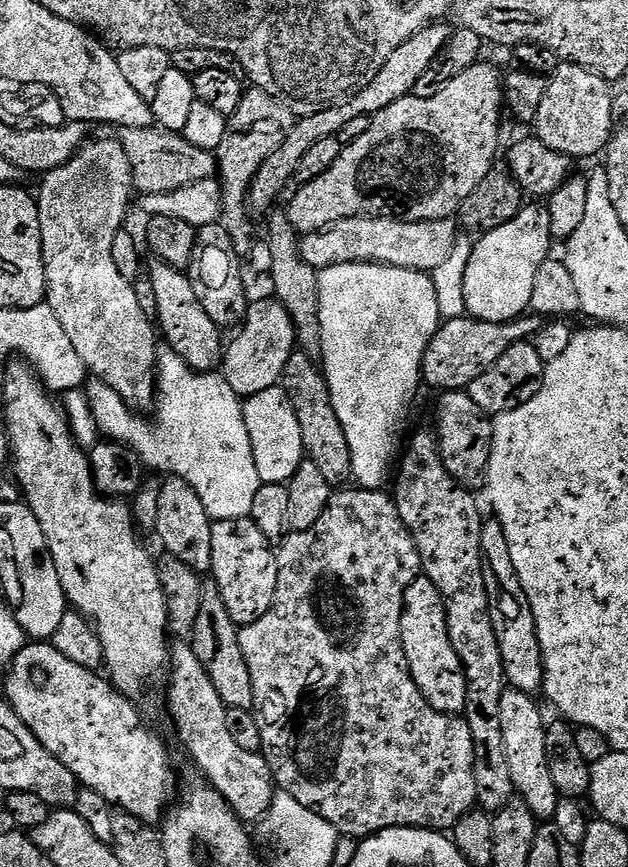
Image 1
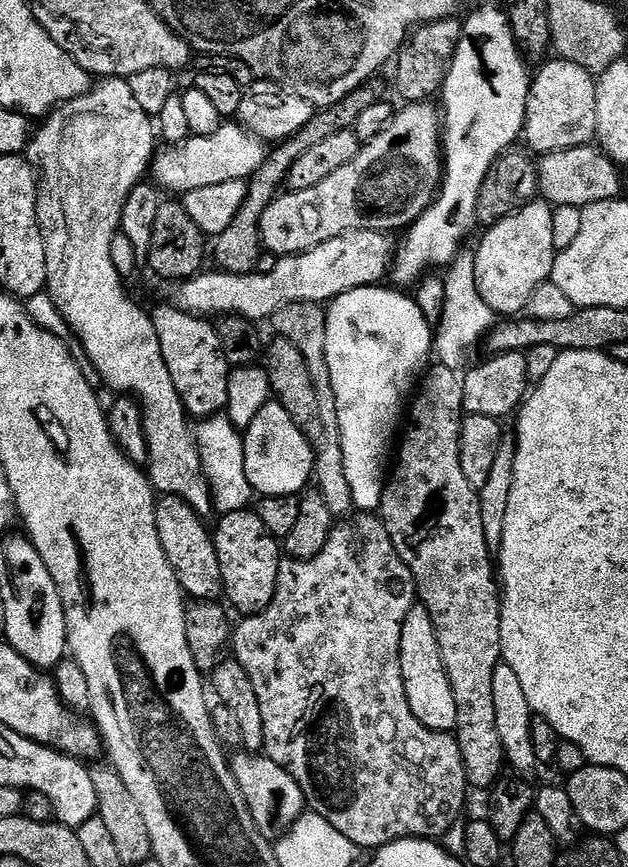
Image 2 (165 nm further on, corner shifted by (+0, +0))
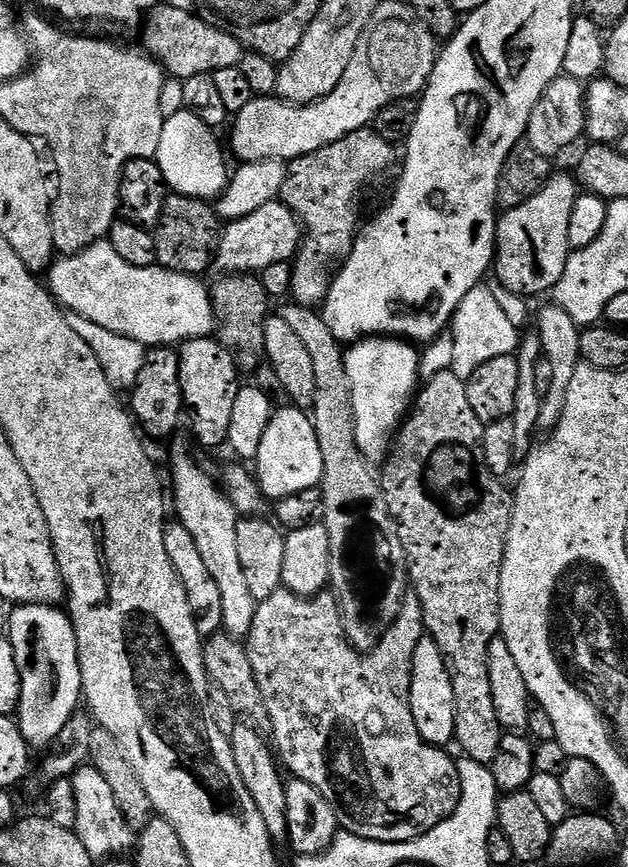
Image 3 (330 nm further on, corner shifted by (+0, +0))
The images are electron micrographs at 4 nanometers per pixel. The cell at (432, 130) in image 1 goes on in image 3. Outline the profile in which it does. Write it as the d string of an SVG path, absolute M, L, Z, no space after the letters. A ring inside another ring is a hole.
M273 202L246 214L246 218L231 221L221 231L220 246L216 249L215 267L221 273L263 273L263 268L275 264L287 265L300 250L302 225L283 202ZM288 260L288 261L287 261Z

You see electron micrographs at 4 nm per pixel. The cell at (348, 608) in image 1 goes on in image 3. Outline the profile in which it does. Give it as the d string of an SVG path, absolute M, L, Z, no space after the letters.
M282 586L274 594L270 594L270 598L261 600L256 605L254 622L246 637L246 647L250 666L254 670L254 678L258 682L258 690L264 699L264 716L272 723L273 737L271 736L271 739L274 741L275 751L278 753L283 767L285 769L288 767L293 772L291 775L295 779L308 783L320 792L322 798L330 804L330 809L334 810L334 818L337 819L339 827L358 838L377 840L378 842L410 842L414 838L434 830L434 826L441 824L456 809L460 801L460 776L456 773L457 761L451 760L443 747L432 747L419 736L412 713L414 665L417 655L421 651L420 639L425 639L425 636L420 609L412 602L405 603L404 610L398 619L385 630L377 645L366 653L357 652L344 636L339 606L331 591L325 590L318 596L296 596Z

